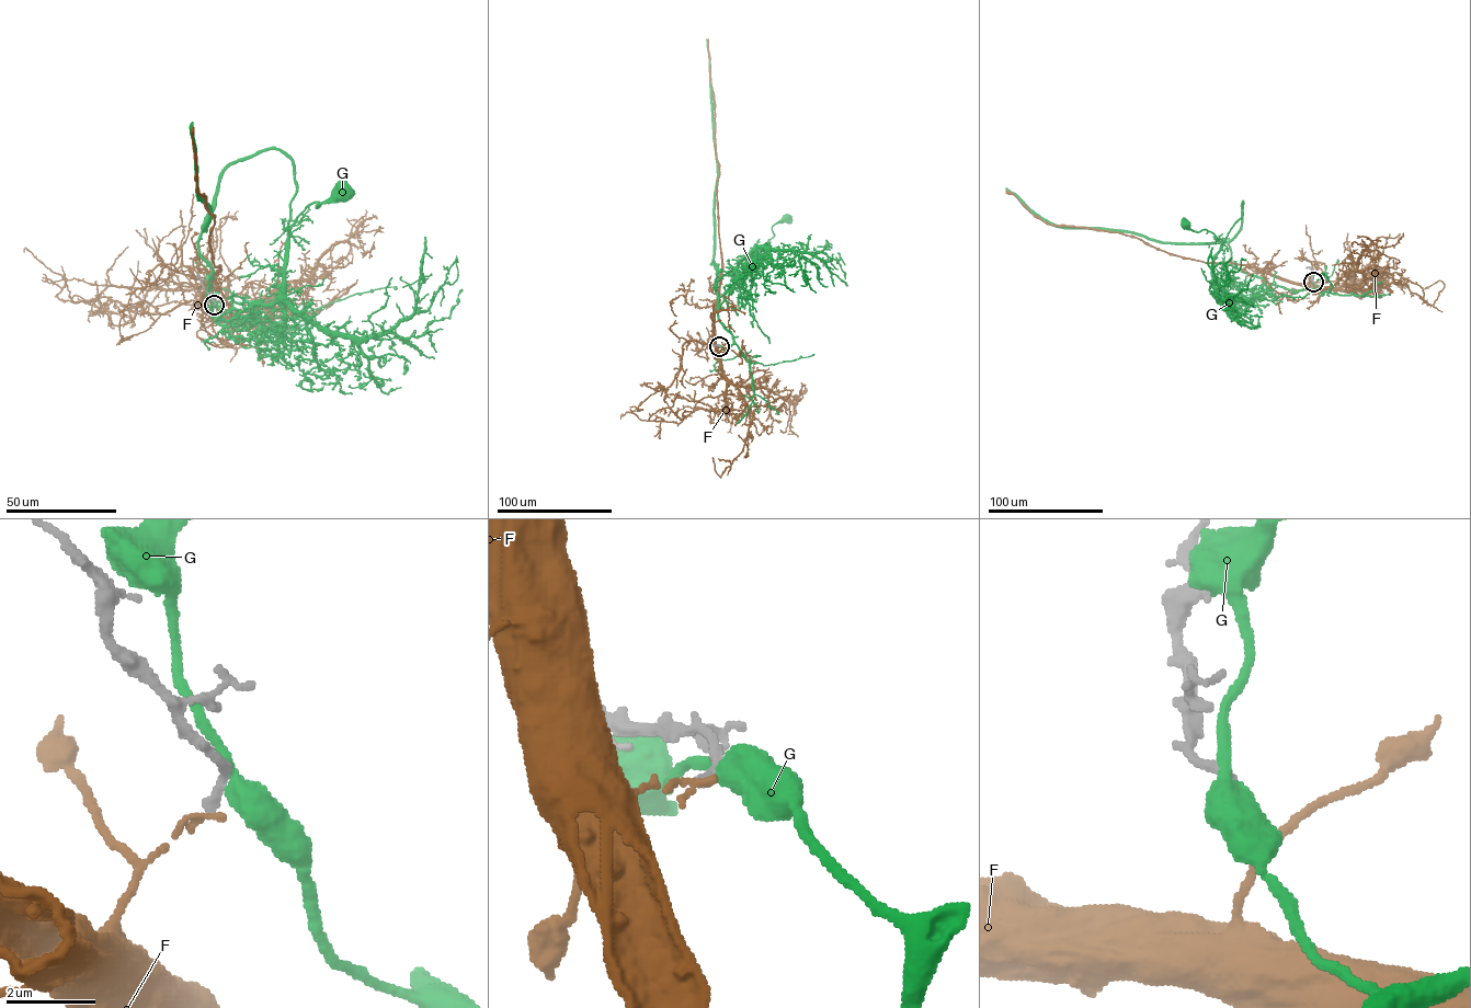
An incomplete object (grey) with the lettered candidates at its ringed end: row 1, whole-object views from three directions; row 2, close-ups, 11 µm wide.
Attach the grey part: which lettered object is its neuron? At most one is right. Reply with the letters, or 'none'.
none

